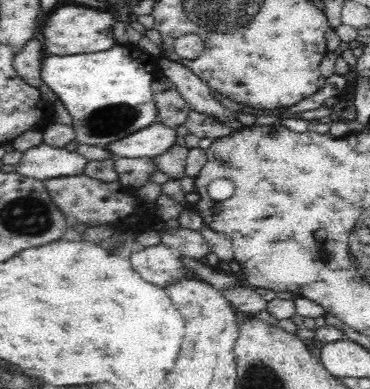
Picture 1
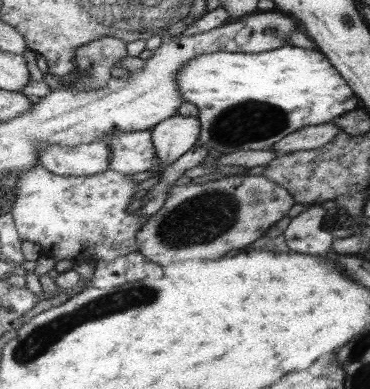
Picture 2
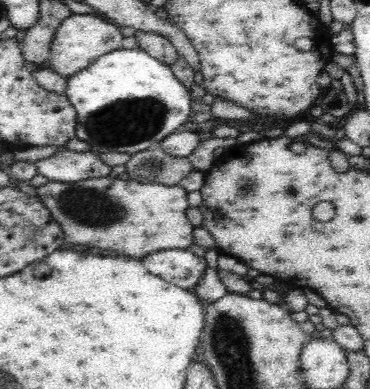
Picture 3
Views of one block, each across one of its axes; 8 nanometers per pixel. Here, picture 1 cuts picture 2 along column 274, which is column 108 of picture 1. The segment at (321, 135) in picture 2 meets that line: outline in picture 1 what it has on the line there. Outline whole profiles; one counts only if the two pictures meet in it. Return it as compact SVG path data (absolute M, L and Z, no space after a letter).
M150 124L146 130L138 130L138 134L130 134L130 138L110 142L104 148L116 158L158 158L176 144L176 138L176 128Z

